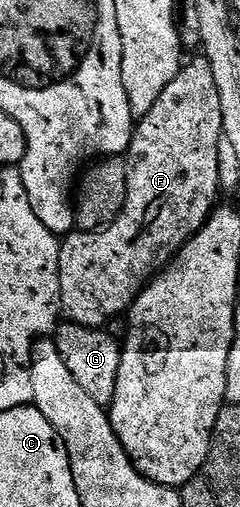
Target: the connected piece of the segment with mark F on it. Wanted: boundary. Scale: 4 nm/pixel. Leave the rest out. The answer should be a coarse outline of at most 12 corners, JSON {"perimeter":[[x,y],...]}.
{"perimeter":[[183,63],[135,123],[105,230],[61,241],[60,308],[107,327],[204,227],[222,100]]}

